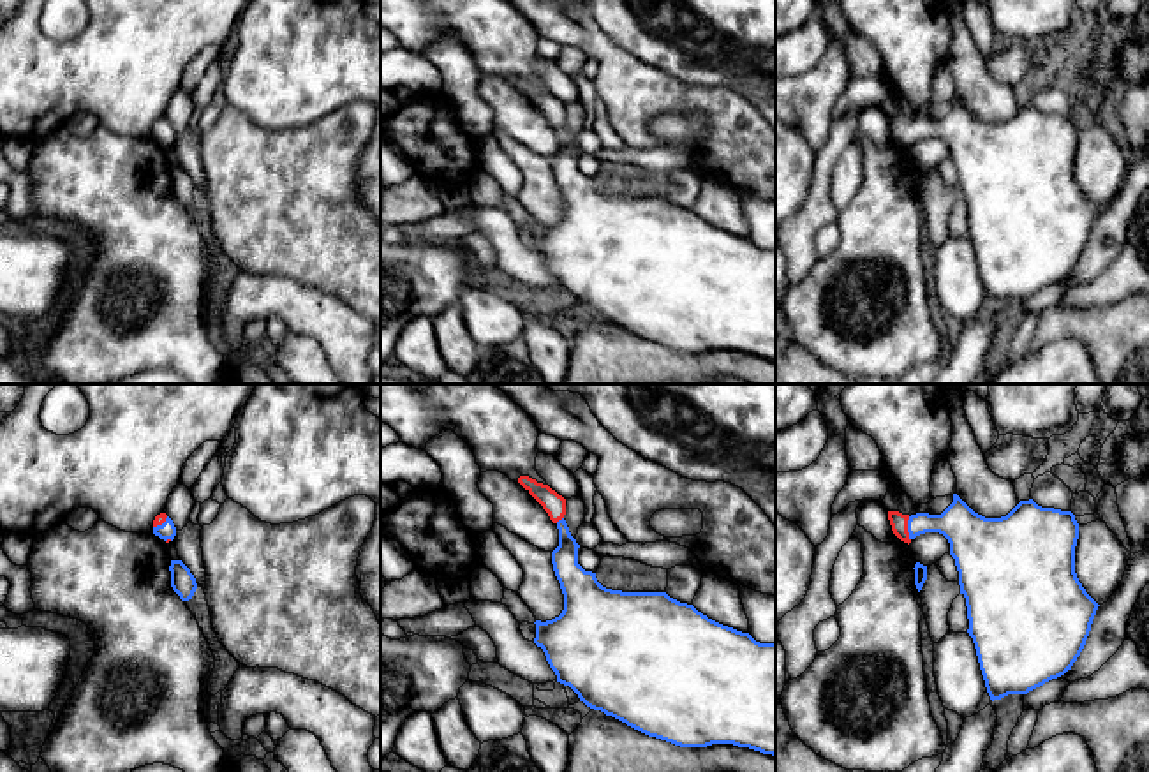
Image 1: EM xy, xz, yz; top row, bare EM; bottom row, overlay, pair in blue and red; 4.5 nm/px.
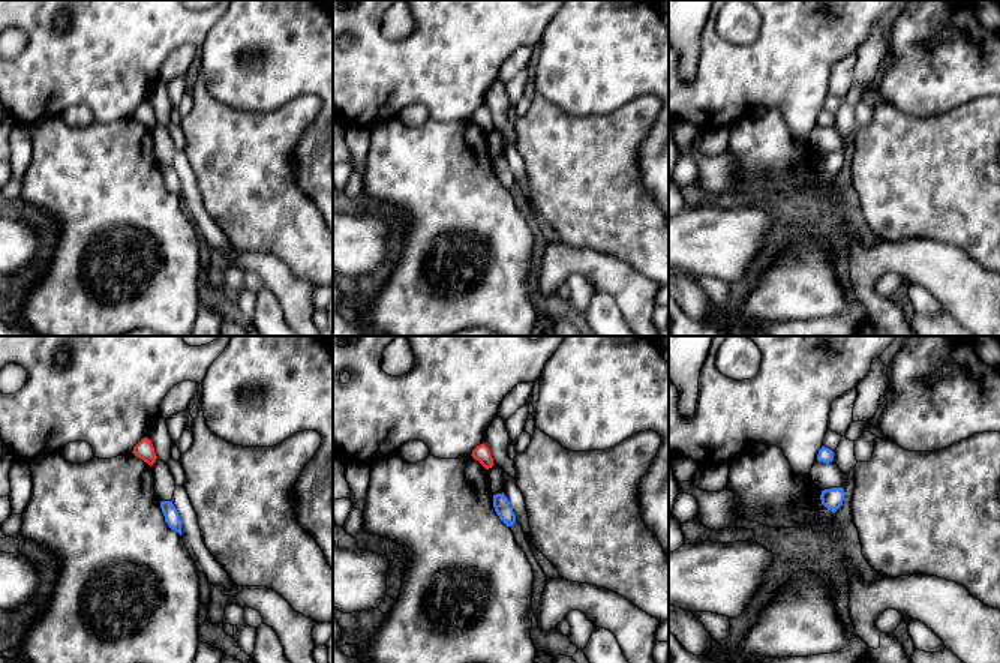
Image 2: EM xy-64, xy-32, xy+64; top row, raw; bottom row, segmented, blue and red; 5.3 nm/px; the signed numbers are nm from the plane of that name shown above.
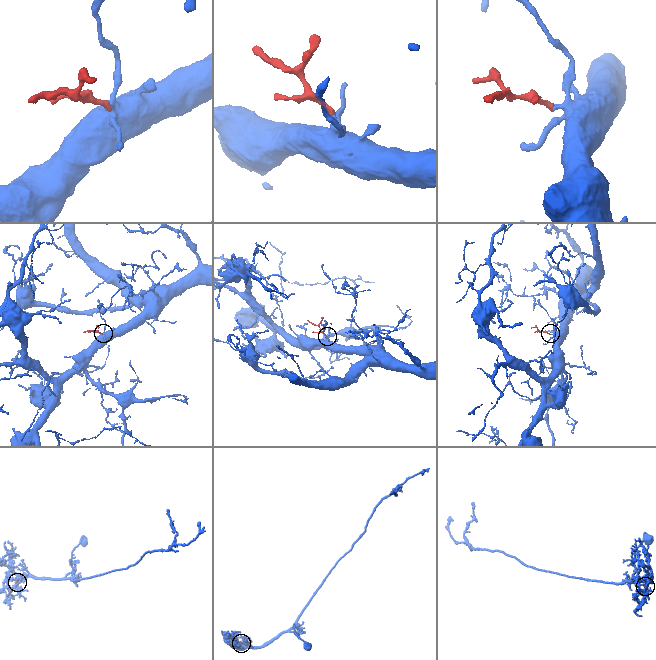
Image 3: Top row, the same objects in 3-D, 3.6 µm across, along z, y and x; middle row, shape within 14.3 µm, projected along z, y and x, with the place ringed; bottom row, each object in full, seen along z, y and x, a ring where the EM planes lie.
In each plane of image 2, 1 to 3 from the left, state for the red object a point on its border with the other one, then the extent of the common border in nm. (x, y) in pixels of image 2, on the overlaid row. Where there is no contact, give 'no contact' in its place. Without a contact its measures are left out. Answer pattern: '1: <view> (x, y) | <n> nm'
1: no contact
2: no contact
3: no contact

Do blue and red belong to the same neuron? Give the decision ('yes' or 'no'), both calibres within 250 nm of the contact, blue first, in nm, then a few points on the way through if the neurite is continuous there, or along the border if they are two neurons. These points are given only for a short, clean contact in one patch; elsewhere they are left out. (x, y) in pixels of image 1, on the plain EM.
yes; 180 nm thick on the blue side, 80 nm on the other; runs through yz (963, 133), (915, 129), (908, 134), (897, 126)

